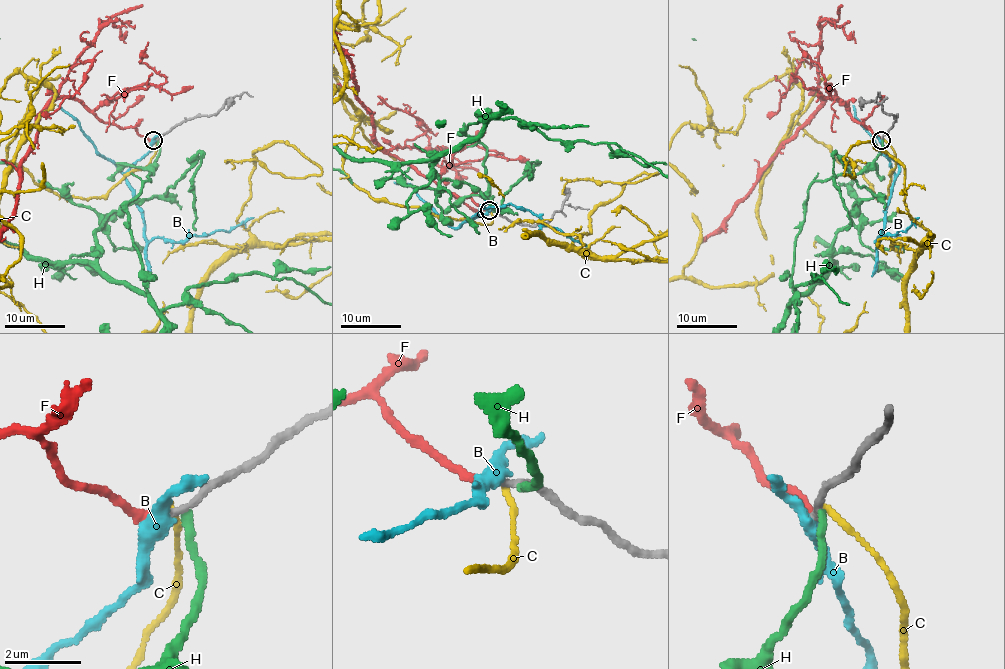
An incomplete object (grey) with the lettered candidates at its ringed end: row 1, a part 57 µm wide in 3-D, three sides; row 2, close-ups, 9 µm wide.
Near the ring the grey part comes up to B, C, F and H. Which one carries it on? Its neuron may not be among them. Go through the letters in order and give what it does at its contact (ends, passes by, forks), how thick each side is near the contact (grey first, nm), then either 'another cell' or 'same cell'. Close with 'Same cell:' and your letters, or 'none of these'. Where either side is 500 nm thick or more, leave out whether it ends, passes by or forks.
B: it passes by | 200/360 nm | another cell
C: it ends | 200/150 nm | another cell
F: it ends | 190/200 nm | same cell
H: it ends | 240/200 nm | another cell
Same cell: F

